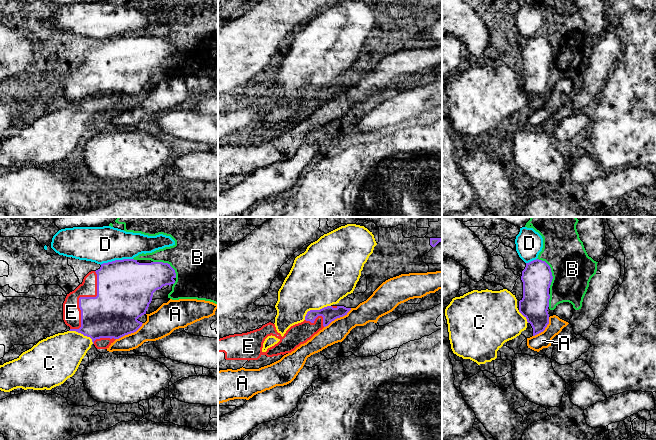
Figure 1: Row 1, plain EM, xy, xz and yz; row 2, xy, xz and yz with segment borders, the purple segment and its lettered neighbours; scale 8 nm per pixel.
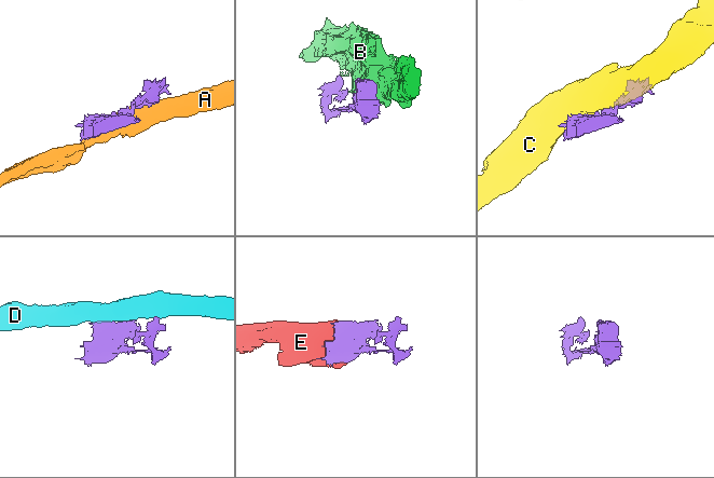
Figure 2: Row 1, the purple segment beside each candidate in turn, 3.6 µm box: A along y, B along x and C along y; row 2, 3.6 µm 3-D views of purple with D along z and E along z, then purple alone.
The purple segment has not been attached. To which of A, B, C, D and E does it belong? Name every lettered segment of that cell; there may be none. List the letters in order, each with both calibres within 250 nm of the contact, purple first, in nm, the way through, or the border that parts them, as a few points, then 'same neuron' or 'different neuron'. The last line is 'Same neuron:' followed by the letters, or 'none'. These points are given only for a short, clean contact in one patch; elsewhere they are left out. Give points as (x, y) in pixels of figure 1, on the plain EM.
A: 120/170 nm | different neuron
B: 240/340 nm | different neuron
C: 120/460 nm | different neuron
D: 460/300 nm | different neuron
E: 360/140 nm | same neuron
Same neuron: E

